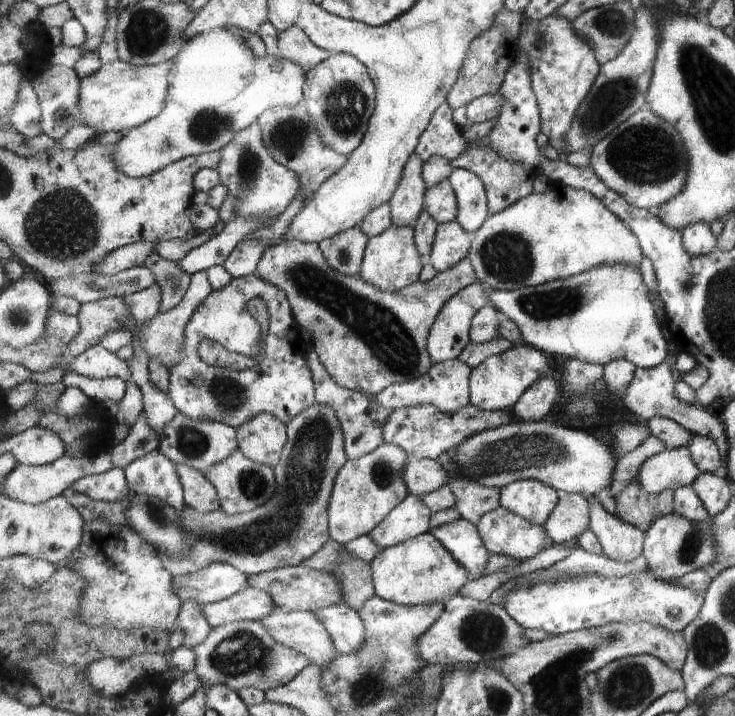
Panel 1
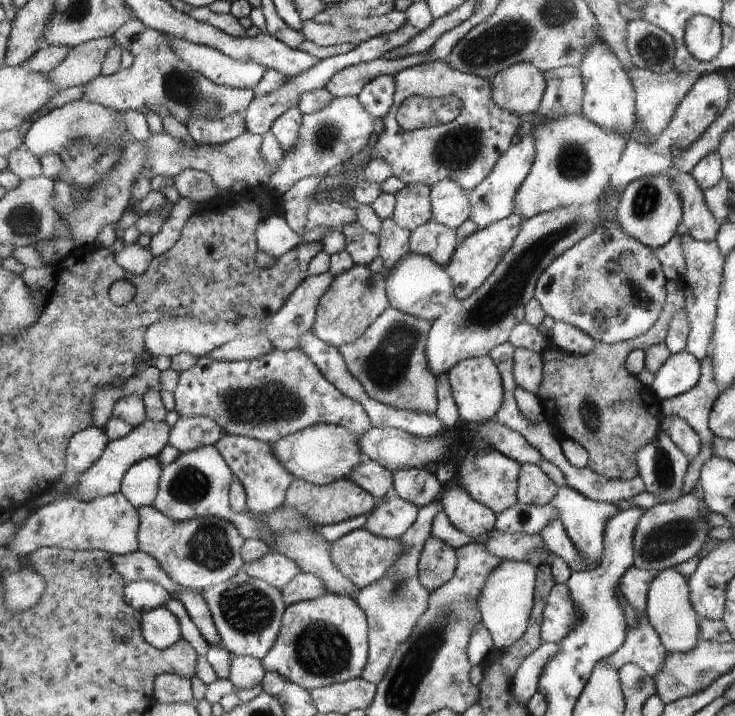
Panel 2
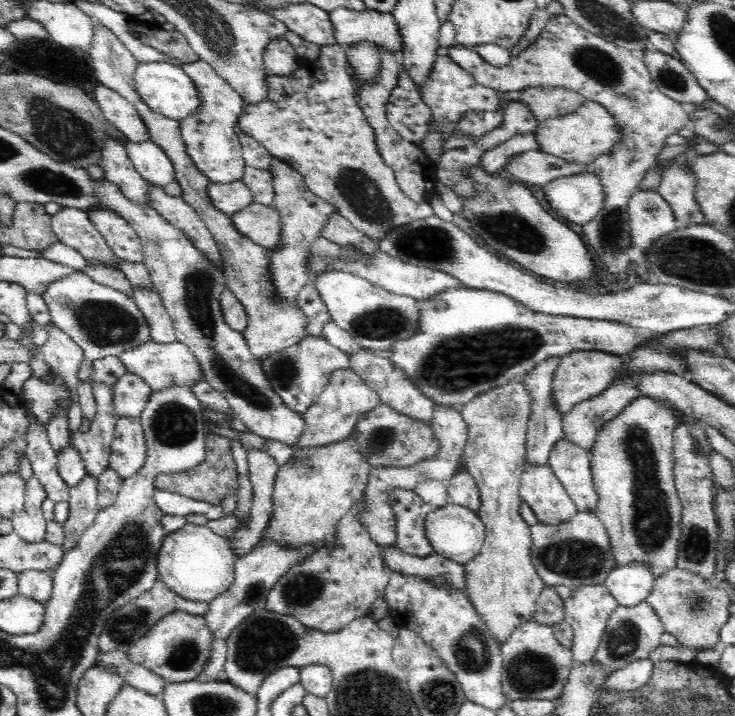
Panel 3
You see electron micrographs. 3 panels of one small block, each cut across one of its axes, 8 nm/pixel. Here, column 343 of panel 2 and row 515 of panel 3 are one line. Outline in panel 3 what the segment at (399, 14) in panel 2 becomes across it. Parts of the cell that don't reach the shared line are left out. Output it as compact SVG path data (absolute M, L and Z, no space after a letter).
M33 474L26 484L24 508L11 518L13 532L25 541L31 543L45 541L47 521L42 513L42 502L46 497L47 492L43 484Z

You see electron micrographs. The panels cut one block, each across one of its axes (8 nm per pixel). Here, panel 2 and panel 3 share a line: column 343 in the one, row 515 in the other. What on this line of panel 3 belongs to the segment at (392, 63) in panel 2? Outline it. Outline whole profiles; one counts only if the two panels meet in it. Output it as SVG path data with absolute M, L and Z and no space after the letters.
M87 474L76 486L71 487L70 498L67 500L71 506L70 516L63 524L65 541L62 548L65 556L75 549L80 536L96 520L99 513L97 484L96 477Z

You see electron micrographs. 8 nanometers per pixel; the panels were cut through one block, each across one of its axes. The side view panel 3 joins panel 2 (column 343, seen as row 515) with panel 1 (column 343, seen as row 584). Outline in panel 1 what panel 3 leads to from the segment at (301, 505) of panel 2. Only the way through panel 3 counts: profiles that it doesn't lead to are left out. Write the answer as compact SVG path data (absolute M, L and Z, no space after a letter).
M383 443L377 450L355 460L349 459L346 462L346 465L340 470L330 500L328 515L330 516L331 538L341 545L346 545L353 539L370 535L393 512L393 509L411 494L404 479L404 472L409 459L410 454L400 446L393 443Z

